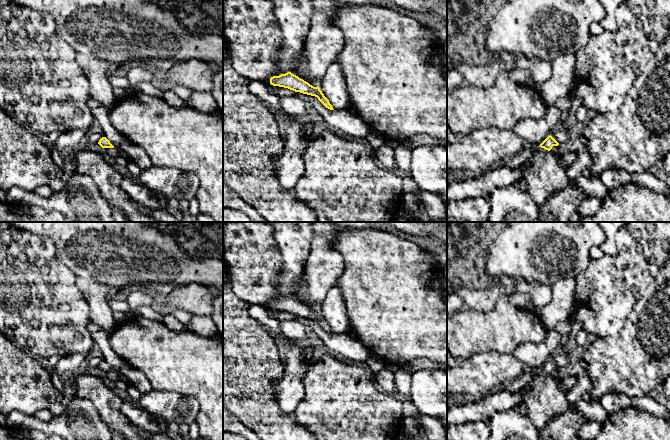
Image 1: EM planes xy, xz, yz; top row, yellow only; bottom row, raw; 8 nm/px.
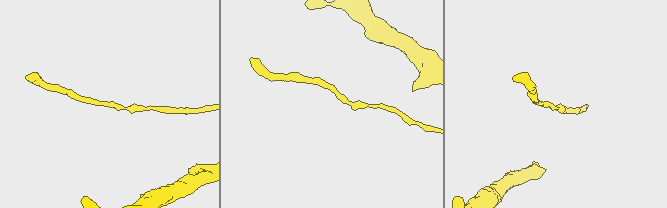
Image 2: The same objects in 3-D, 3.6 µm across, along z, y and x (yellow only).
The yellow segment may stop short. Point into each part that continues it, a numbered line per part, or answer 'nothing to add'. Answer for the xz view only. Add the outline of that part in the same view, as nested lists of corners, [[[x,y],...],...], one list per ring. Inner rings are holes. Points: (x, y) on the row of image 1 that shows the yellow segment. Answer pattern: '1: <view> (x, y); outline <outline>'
nothing to add

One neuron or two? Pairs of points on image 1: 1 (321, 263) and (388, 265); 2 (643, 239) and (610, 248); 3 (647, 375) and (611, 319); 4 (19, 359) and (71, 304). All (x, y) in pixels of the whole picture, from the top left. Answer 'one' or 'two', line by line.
1: two
2: two
3: two
4: two

